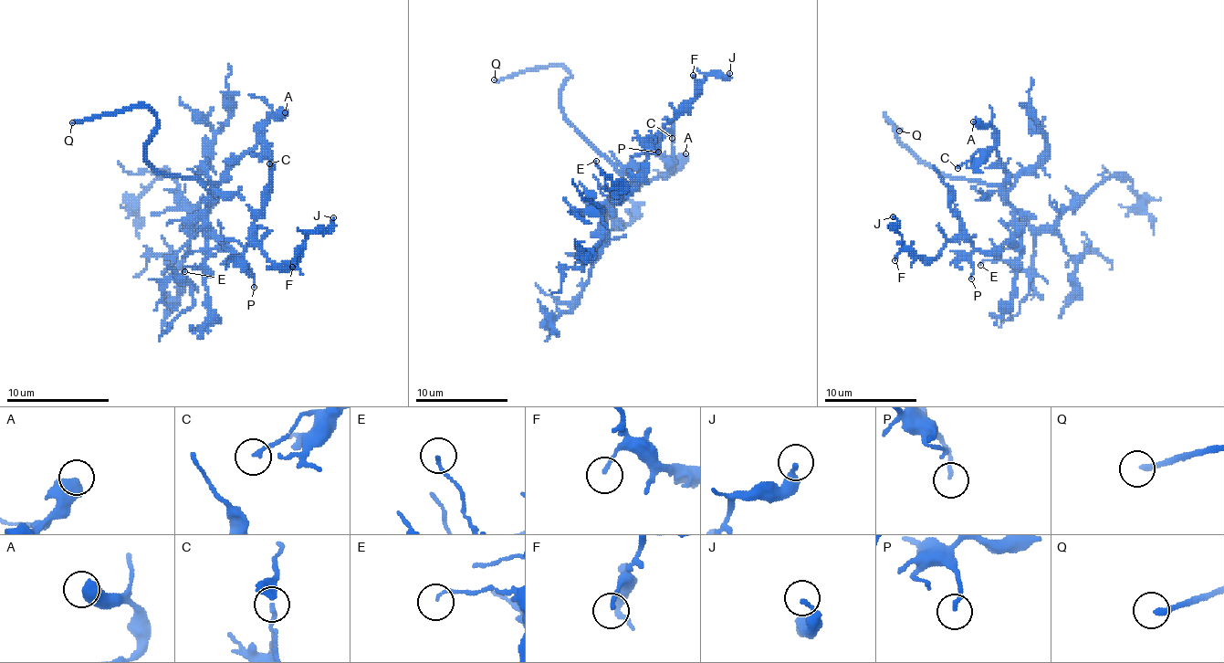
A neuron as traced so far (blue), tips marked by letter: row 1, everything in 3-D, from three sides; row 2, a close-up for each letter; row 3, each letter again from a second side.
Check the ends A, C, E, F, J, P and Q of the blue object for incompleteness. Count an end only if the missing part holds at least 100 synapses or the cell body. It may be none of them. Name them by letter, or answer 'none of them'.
Q

